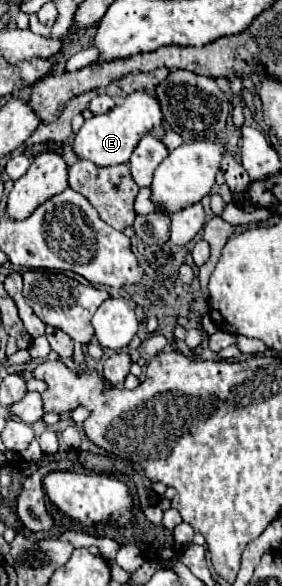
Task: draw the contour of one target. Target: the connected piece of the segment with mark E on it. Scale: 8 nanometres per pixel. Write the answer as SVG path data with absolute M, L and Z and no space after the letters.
M137 90L129 94L121 106L115 106L107 114L97 114L81 126L81 130L75 136L73 150L79 158L91 160L97 166L115 166L115 164L127 164L133 150L137 148L139 140L147 134L151 134L155 128L163 124L163 110L155 94L149 94L145 90Z

